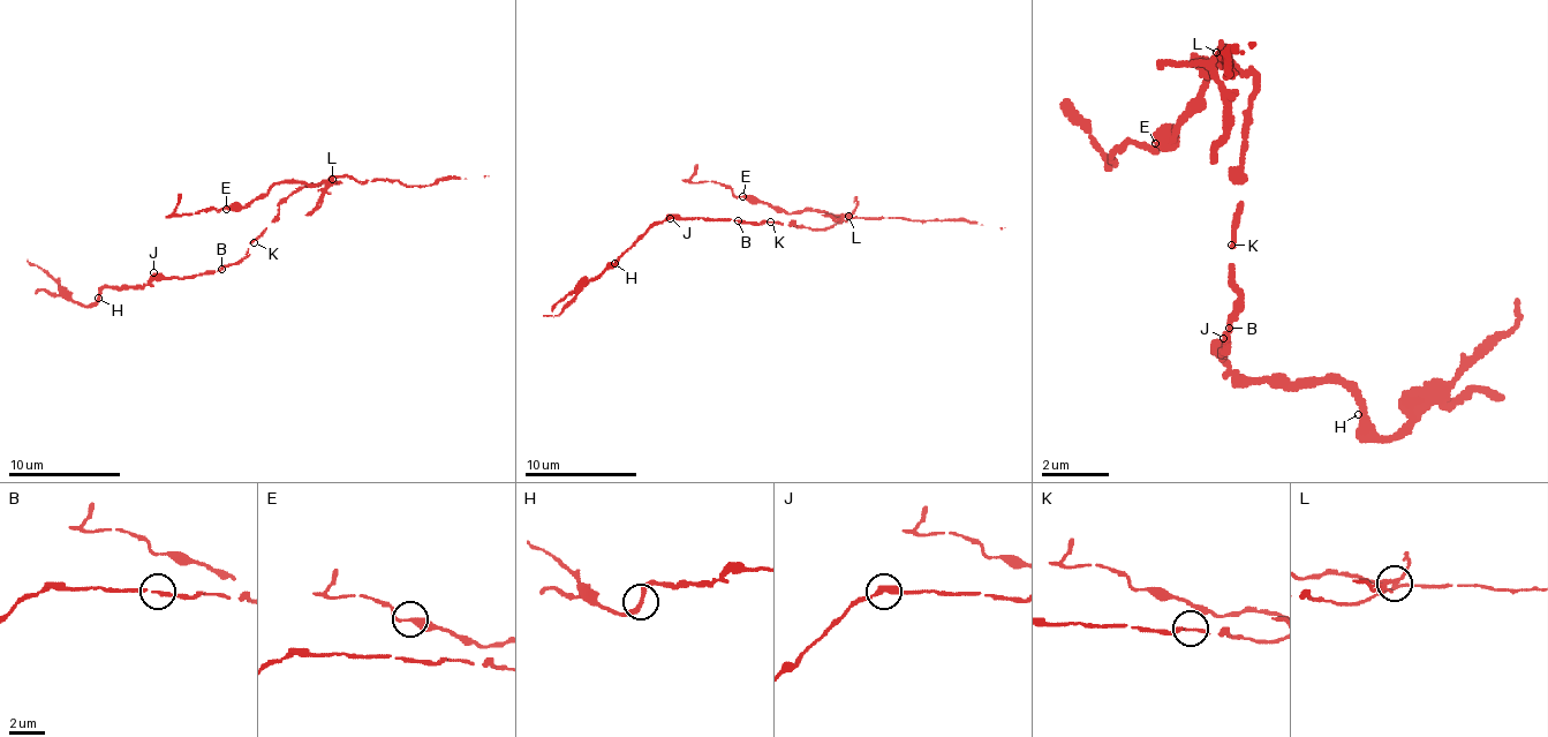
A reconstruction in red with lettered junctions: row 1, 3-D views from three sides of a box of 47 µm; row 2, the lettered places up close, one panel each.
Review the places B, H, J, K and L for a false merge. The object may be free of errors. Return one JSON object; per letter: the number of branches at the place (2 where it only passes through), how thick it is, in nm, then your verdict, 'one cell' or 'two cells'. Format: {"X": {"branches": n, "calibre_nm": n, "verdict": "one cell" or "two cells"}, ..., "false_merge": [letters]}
{"B": {"branches": 2, "calibre_nm": 140, "verdict": "one cell"}, "H": {"branches": 2, "calibre_nm": 280, "verdict": "one cell"}, "J": {"branches": 3, "calibre_nm": 280, "verdict": "one cell"}, "K": {"branches": 2, "calibre_nm": 110, "verdict": "one cell"}, "L": {"branches": 5, "calibre_nm": 240, "verdict": "two cells"}, "false_merge": ["L"]}

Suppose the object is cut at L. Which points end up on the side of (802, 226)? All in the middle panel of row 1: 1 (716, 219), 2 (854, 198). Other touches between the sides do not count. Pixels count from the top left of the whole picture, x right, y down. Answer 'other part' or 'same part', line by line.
1: same part
2: other part

